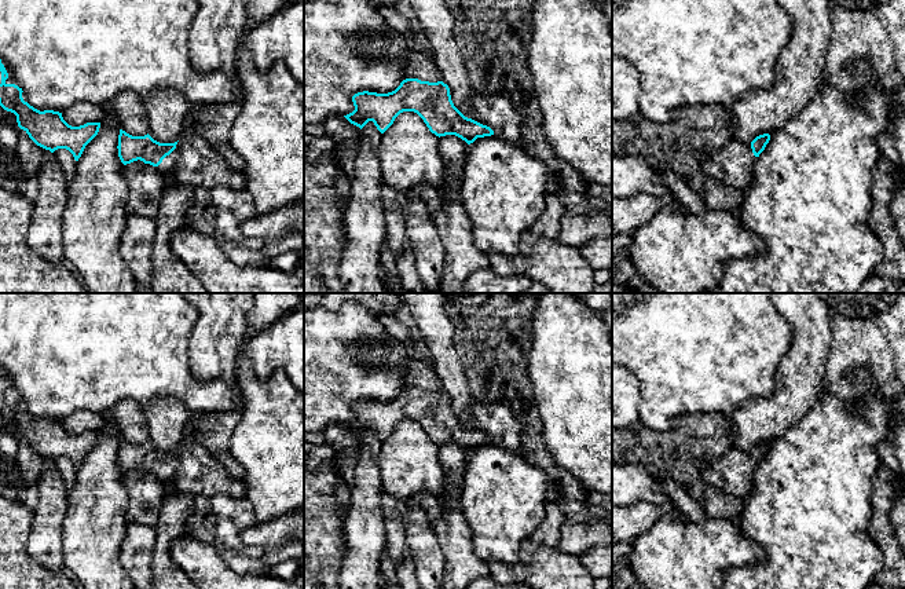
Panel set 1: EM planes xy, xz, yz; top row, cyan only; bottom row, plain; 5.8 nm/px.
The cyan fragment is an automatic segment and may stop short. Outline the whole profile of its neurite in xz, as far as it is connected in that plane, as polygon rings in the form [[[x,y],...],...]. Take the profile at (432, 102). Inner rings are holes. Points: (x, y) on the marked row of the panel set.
[[[406,78],[392,92],[363,91],[355,94],[352,102],[355,110],[344,117],[360,129],[373,121],[384,133],[400,113],[414,111],[439,138],[455,135],[470,144],[477,138],[494,135],[512,144],[521,143],[523,118],[512,100],[503,95],[484,95],[473,88],[470,94],[473,120],[454,106],[450,88],[443,81]]]

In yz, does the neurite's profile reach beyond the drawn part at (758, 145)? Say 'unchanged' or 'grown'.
grown

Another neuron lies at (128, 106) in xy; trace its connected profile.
[[[122,91],[110,102],[122,131],[132,136],[149,133],[149,118],[143,100],[133,91]]]

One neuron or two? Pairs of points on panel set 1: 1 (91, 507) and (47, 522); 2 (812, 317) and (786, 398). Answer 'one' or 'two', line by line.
1: two
2: one

